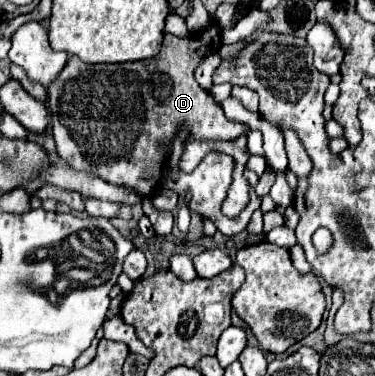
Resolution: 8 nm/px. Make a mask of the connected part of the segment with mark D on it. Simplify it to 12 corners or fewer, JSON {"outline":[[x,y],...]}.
{"outline":[[165,33],[157,57],[69,57],[47,87],[57,153],[153,197],[187,127],[237,139],[193,77],[221,45]]}

